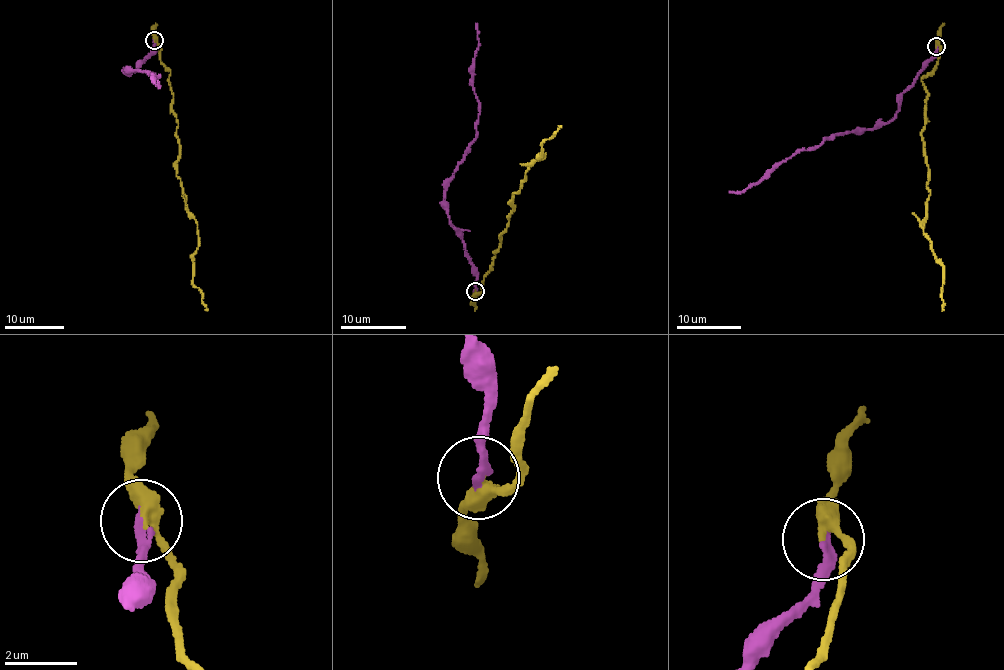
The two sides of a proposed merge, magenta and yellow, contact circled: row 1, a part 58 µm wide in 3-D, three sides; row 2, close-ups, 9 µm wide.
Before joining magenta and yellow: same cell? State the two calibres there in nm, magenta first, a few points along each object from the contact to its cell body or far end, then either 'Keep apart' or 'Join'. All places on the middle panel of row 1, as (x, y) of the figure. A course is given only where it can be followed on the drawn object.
Thickness 240 nm (magenta) against 340 nm. Course of magenta: (475, 290), (475, 270), (461, 235), (446, 212), (445, 186), (475, 138), (480, 105), (473, 85), (476, 24). Course of yellow: (475, 290), (480, 292), (525, 170), (543, 157), (542, 143), (561, 127). Keep apart

